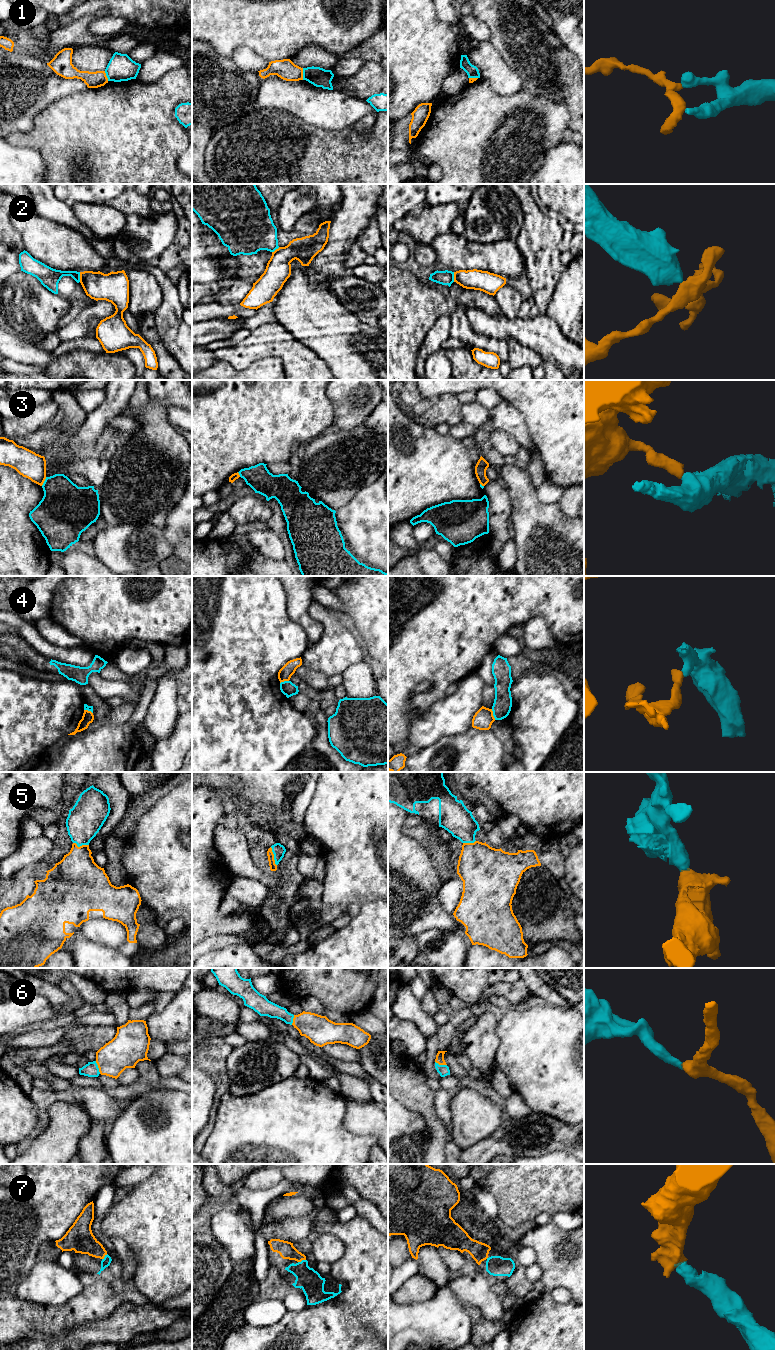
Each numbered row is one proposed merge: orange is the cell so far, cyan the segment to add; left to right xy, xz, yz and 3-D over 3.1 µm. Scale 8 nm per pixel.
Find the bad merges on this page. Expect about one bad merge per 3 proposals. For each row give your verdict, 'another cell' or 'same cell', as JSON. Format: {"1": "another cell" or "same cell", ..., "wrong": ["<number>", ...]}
{"1": "another cell", "2": "another cell", "3": "another cell", "4": "another cell", "5": "same cell", "6": "same cell", "7": "same cell", "wrong": ["1", "2", "3", "4"]}

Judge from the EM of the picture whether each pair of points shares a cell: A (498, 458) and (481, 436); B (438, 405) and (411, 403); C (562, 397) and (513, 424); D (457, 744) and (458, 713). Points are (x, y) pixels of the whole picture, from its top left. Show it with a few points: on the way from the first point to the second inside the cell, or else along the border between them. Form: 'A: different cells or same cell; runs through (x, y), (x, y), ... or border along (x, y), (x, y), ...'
A: same cell; runs through (493, 453), (483, 441)
B: same cell; runs through (431, 405), (418, 405)
C: different cells; border along (507, 402), (522, 415), (529, 438), (532, 441)
D: different cells; border along (471, 726), (461, 733), (443, 735), (435, 742)

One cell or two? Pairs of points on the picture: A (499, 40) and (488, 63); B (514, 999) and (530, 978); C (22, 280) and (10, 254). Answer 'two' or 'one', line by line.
A: two
B: two
C: two

